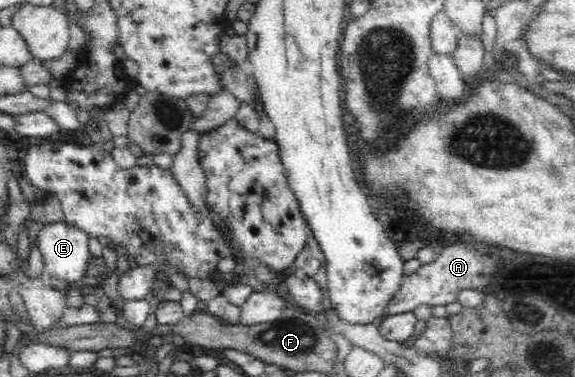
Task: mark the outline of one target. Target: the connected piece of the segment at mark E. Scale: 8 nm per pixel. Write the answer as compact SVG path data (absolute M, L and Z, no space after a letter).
M64 222L46 224L36 240L44 260L44 270L50 272L52 278L70 284L68 291L64 294L67 307L80 307L86 301L86 295L82 293L84 285L80 285L79 282L86 276L86 268L92 259L89 241L90 236L85 231L68 226Z

